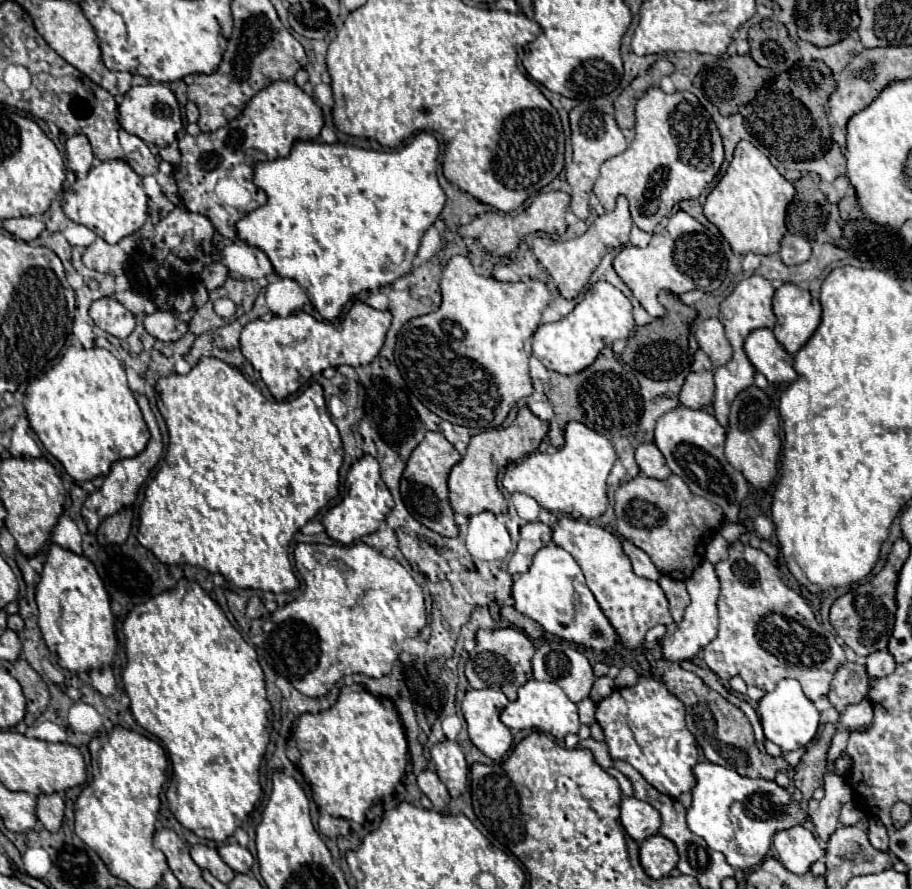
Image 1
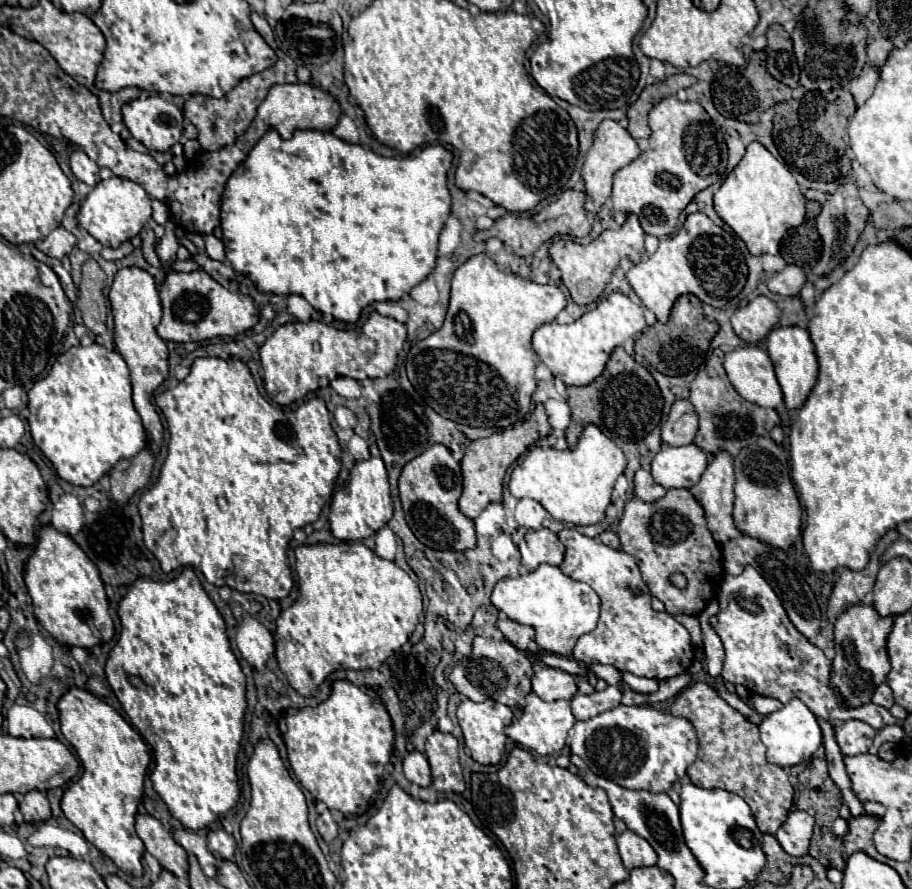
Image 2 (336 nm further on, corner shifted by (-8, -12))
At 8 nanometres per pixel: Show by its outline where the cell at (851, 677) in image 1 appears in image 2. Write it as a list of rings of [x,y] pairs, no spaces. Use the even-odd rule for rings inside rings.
[[[846,720],[840,726],[834,726],[834,736],[844,756],[856,756],[868,752],[876,730],[872,726],[866,726],[862,720]]]

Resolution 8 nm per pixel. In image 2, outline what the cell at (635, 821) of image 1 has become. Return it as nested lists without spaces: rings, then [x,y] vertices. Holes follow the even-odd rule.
[[[626,830],[618,836],[618,850],[628,870],[640,866],[654,866],[658,862],[658,854],[654,852],[654,848],[632,830]]]

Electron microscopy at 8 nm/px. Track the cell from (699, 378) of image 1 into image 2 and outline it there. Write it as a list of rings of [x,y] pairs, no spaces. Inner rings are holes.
[[[676,400],[668,420],[662,428],[662,442],[670,446],[686,446],[692,444],[698,432],[698,414],[694,414],[694,406],[690,400]]]

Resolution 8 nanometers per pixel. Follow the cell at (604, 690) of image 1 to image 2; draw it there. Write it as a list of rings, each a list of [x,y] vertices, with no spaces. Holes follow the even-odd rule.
[[[608,686],[606,690],[594,692],[590,696],[578,694],[570,700],[570,704],[572,704],[572,712],[578,720],[588,720],[588,718],[598,716],[604,710],[610,710],[610,708],[618,706],[620,700],[622,700],[620,690],[616,686]]]

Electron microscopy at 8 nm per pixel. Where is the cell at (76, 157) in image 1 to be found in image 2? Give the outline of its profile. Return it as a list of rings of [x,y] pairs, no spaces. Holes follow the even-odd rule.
[[[74,152],[70,156],[70,168],[72,168],[74,176],[88,186],[96,186],[100,182],[100,178],[98,178],[100,168],[84,152]]]

